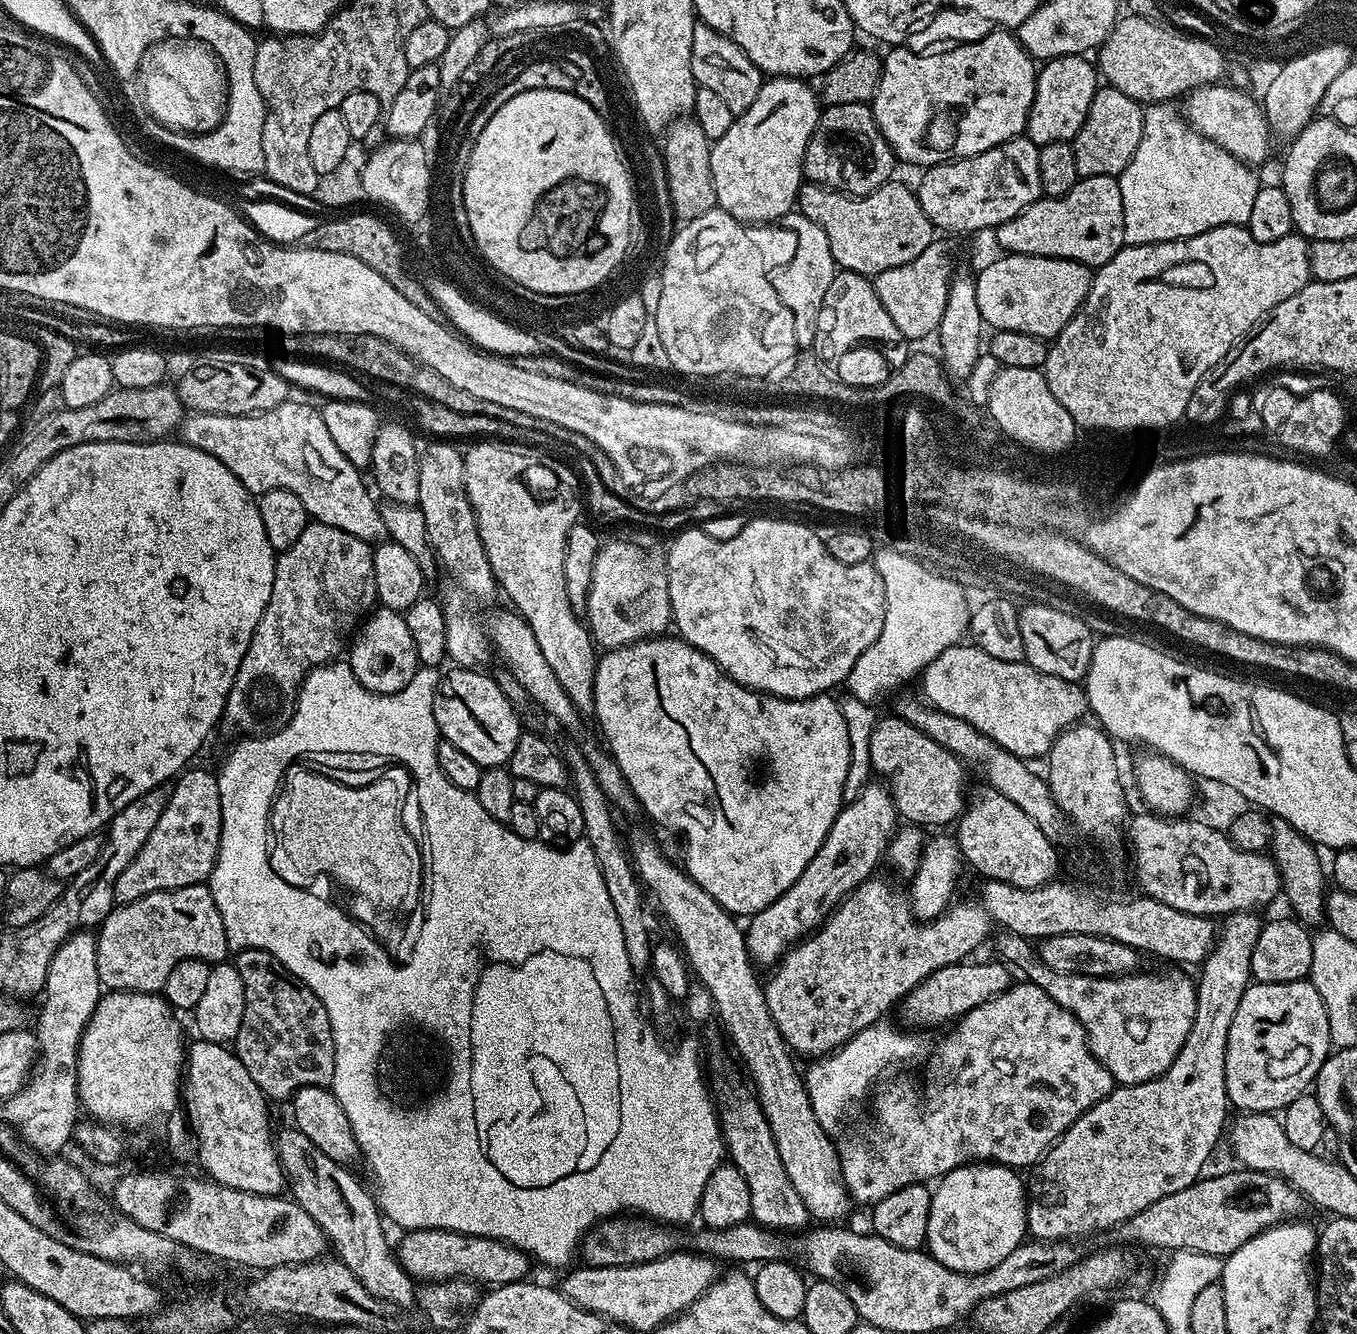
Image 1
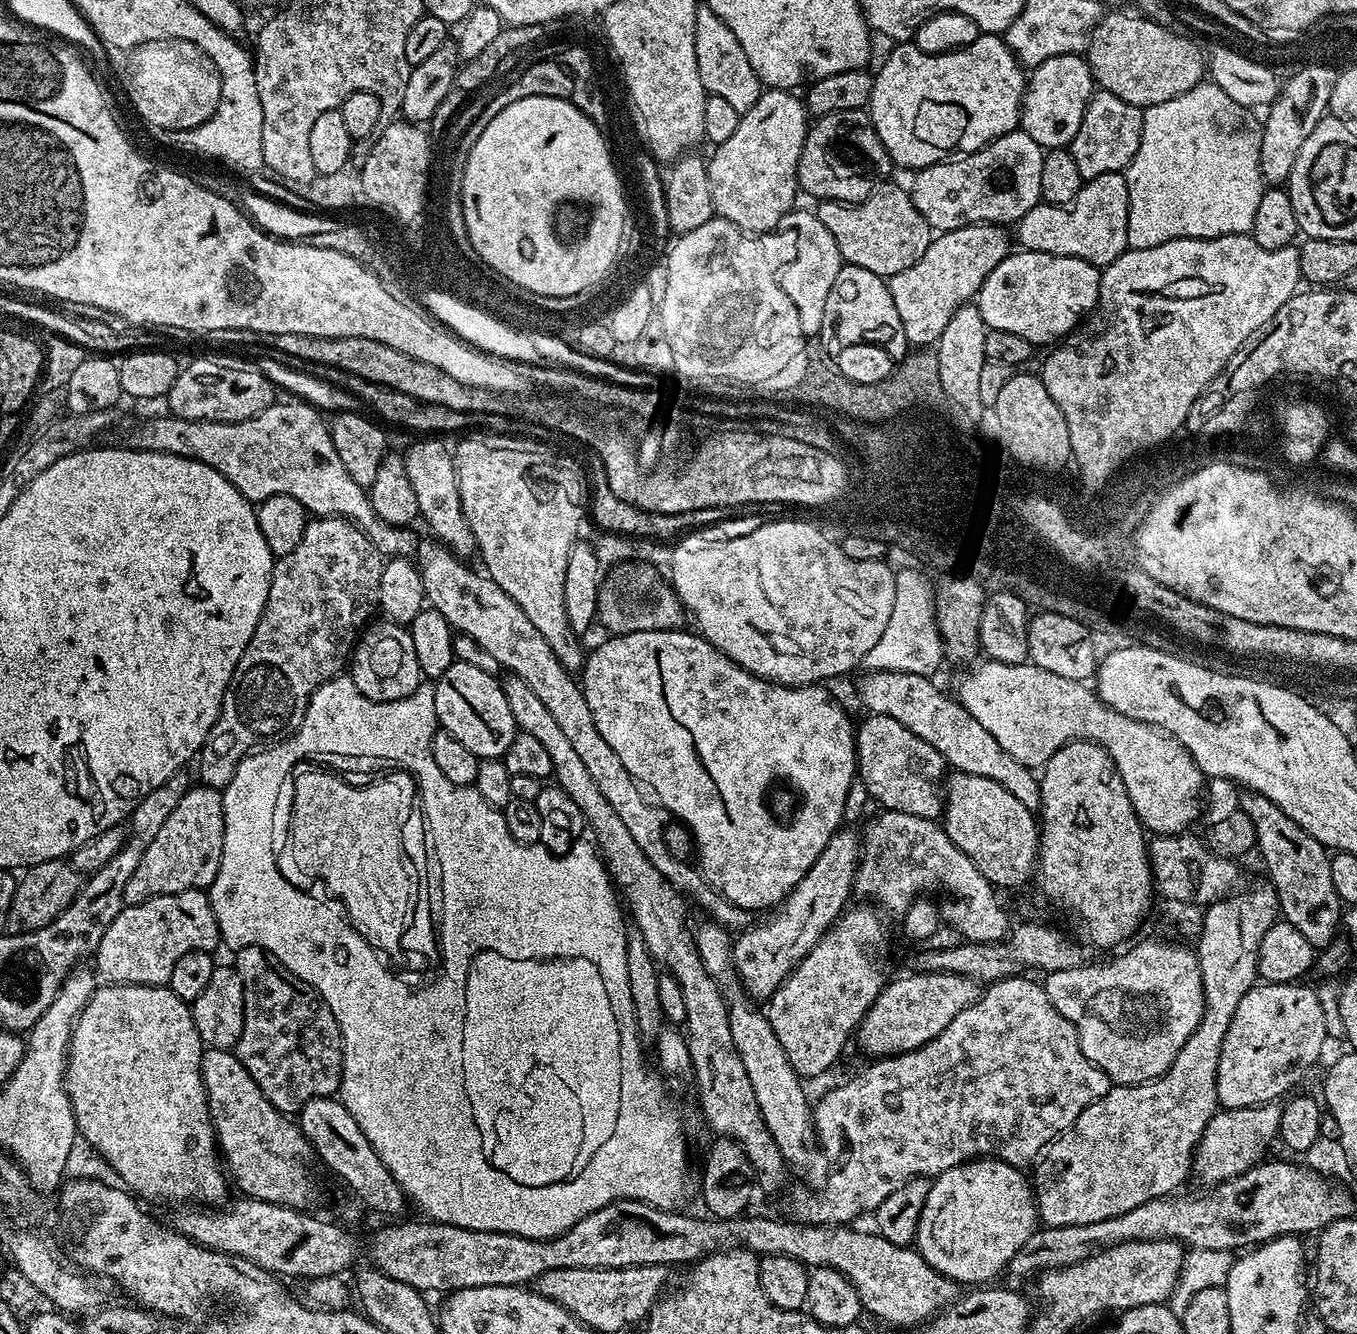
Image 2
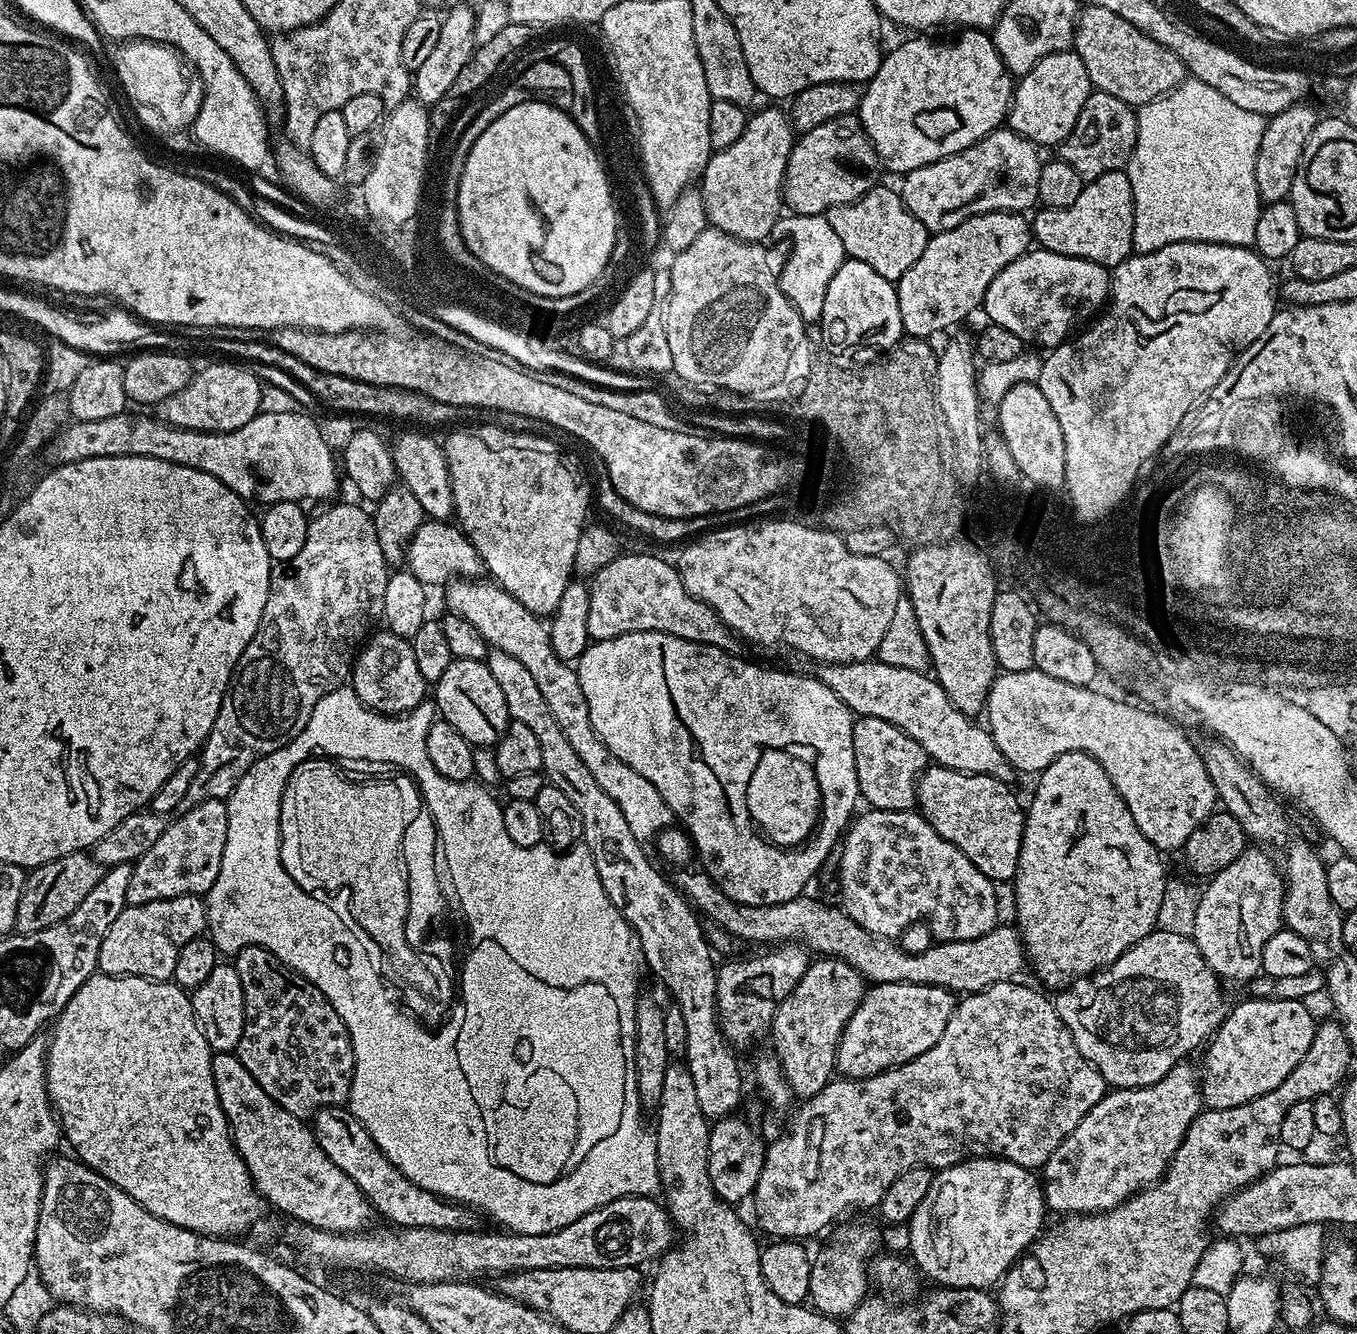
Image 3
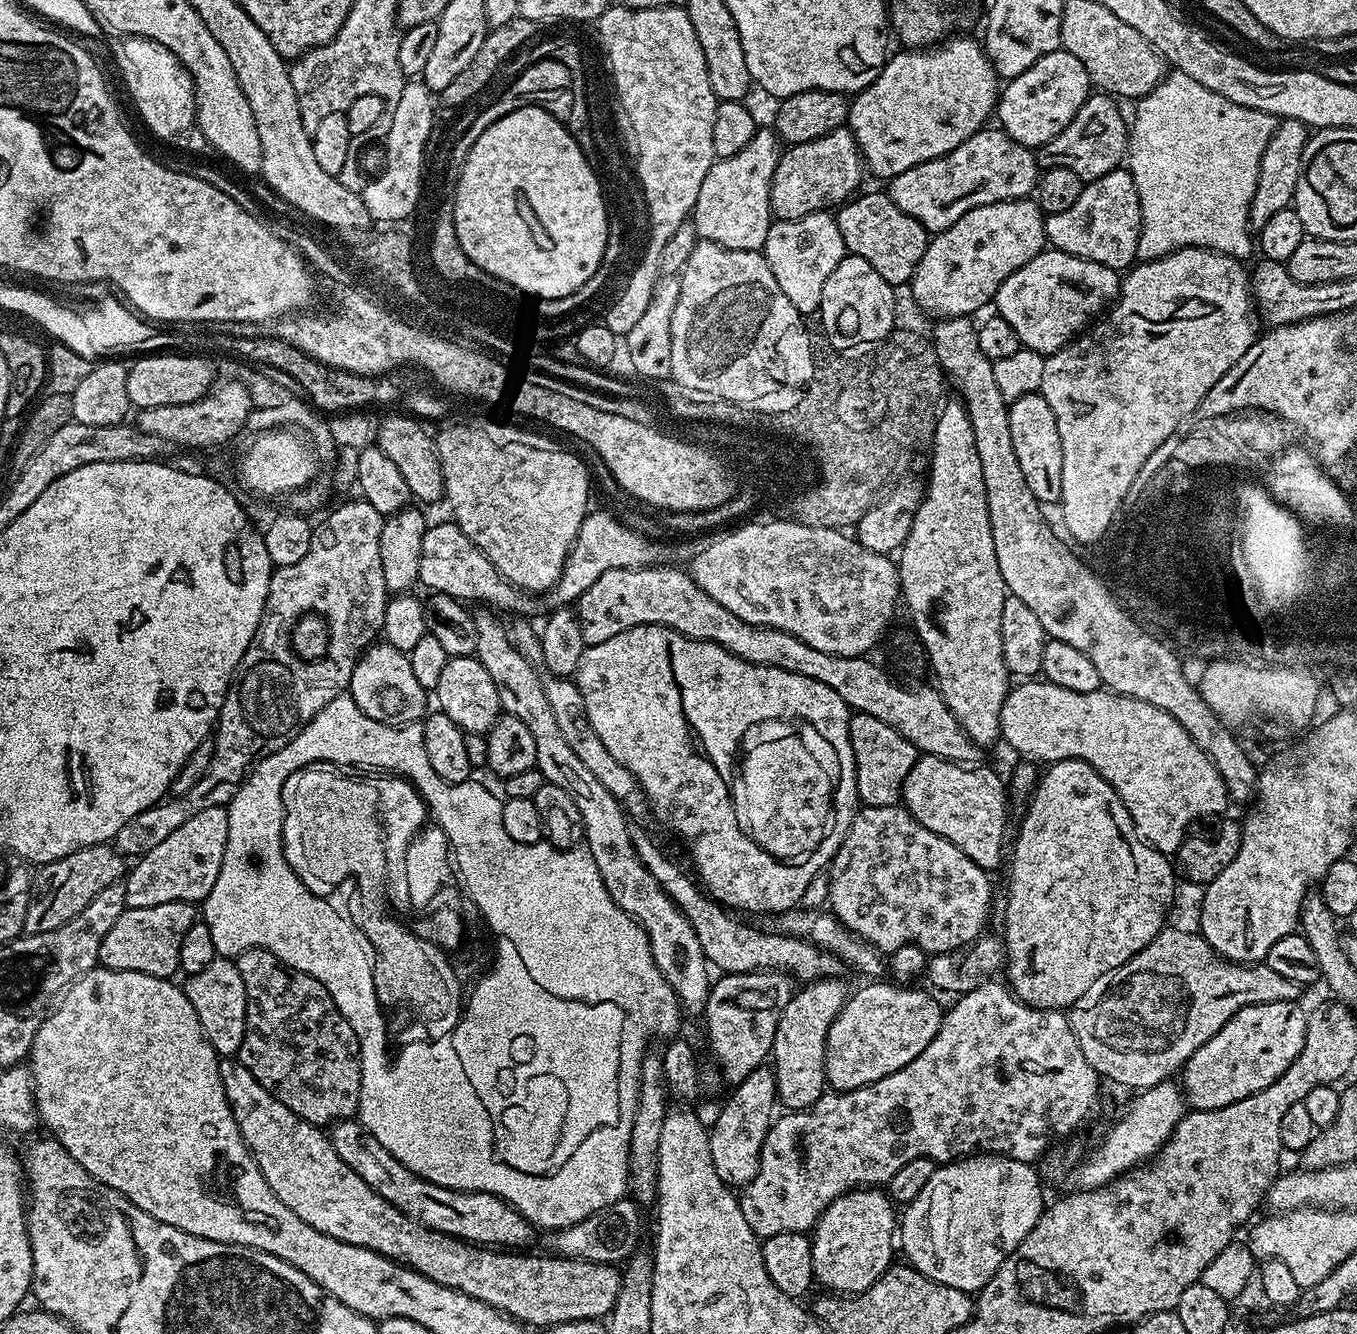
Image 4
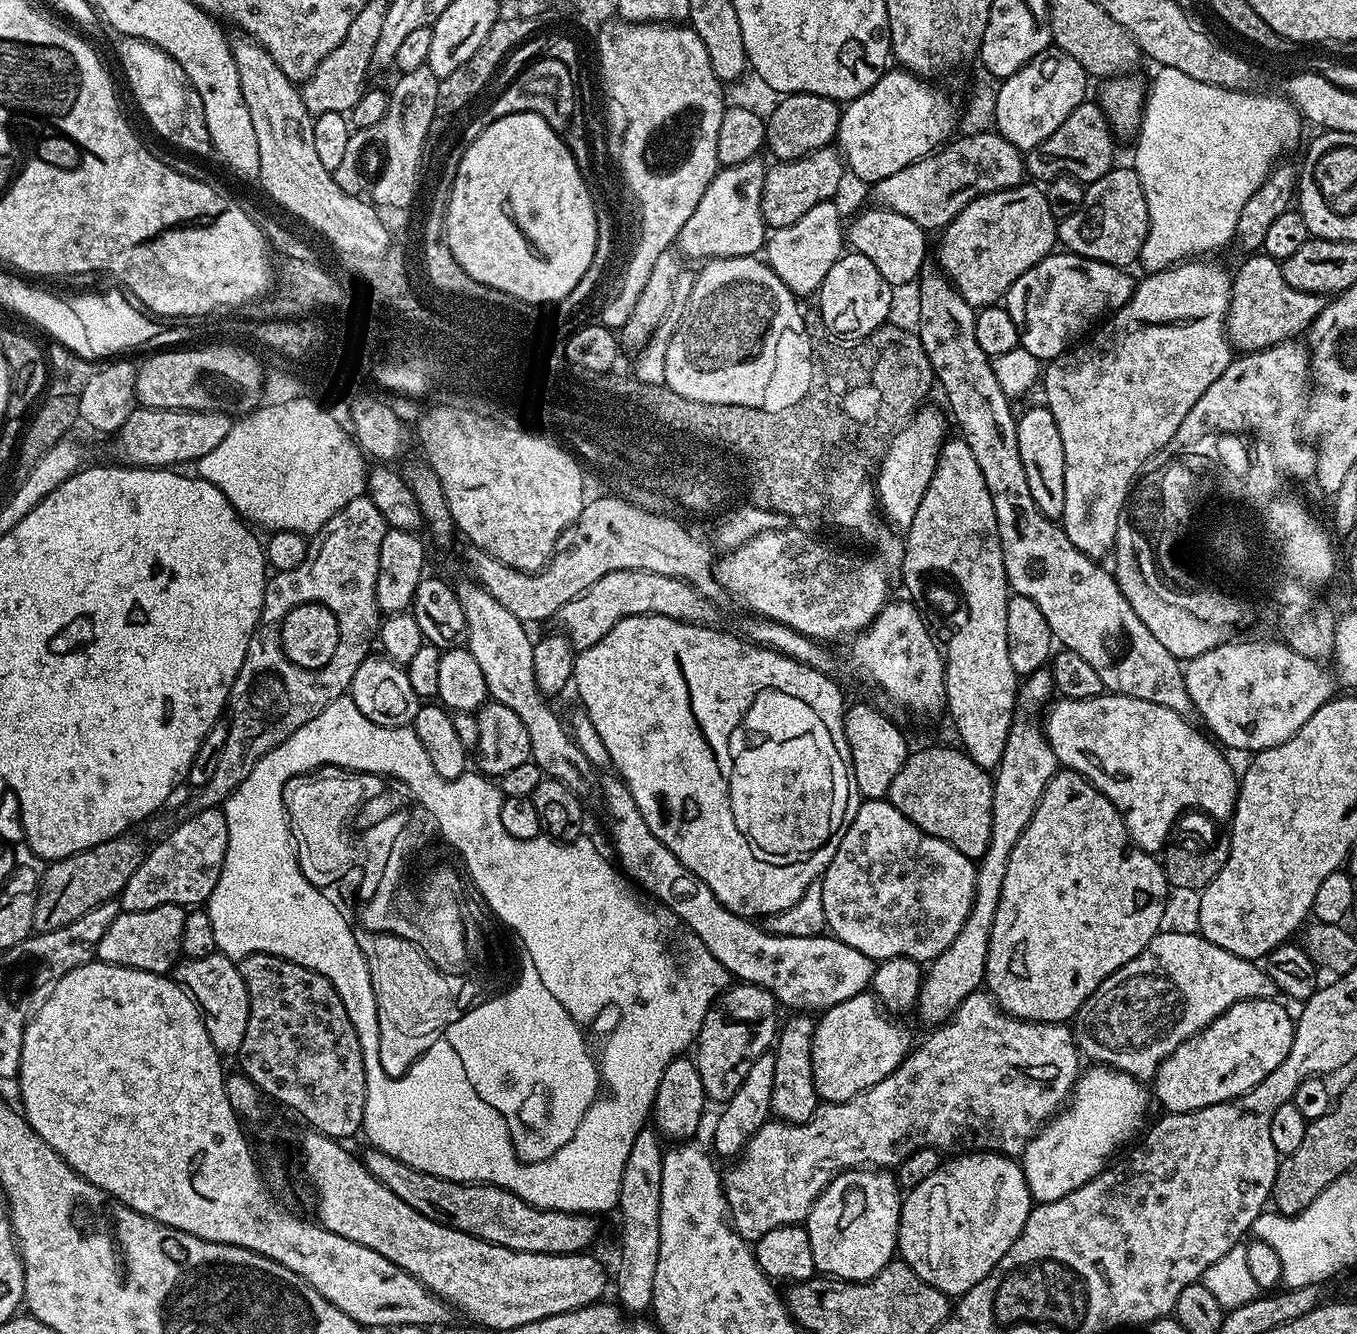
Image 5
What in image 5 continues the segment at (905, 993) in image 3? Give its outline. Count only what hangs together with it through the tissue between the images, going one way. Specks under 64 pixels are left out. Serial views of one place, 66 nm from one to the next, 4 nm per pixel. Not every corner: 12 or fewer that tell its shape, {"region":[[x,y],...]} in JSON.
{"region":[[865,990],[819,1013],[816,1095],[862,1094],[914,1047]]}

